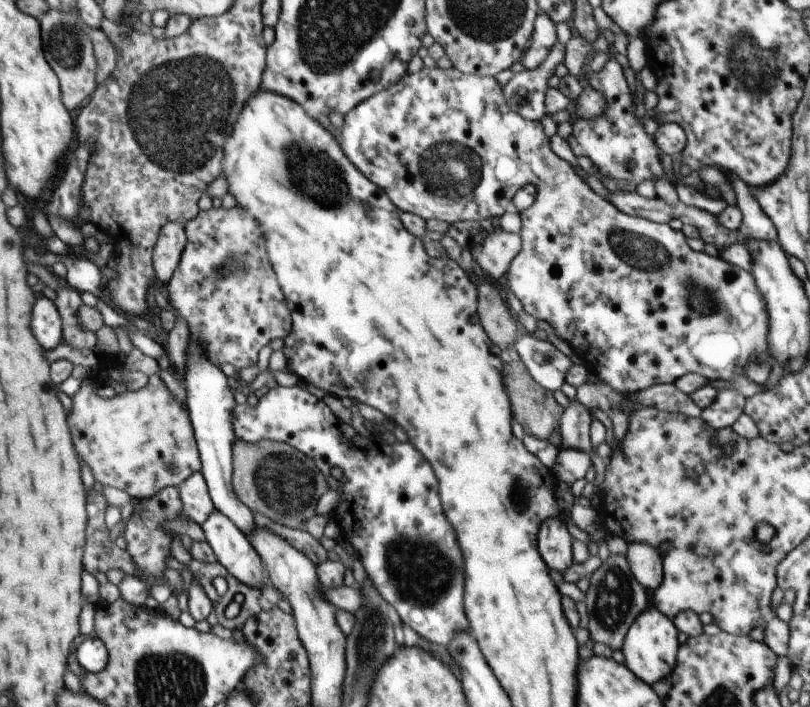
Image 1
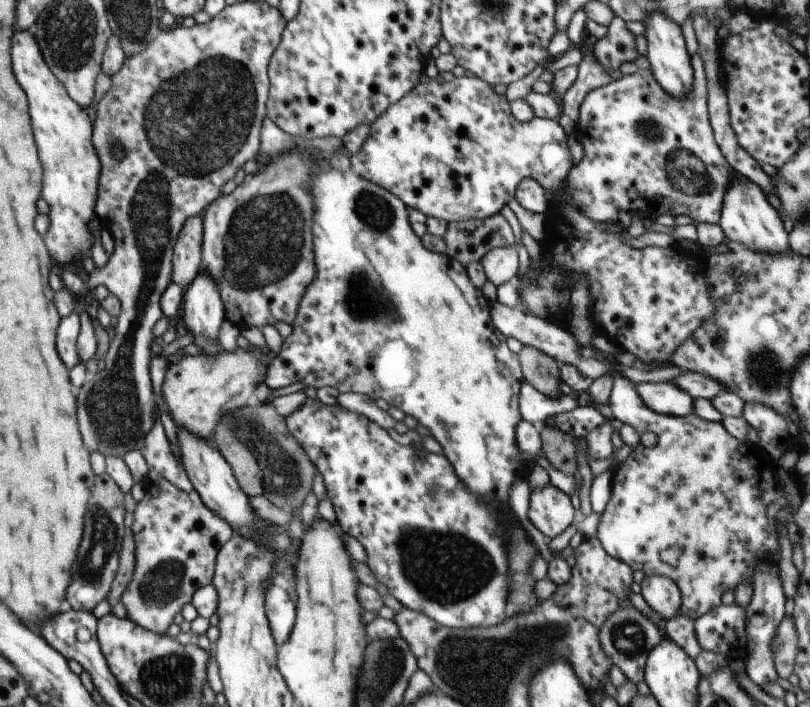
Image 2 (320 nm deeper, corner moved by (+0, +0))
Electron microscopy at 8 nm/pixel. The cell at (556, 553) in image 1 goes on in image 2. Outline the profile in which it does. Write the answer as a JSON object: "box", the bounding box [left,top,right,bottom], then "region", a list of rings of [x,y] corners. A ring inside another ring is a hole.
{"box":[528,483,573,544],"region":[[[551,483],[544,488],[531,490],[528,517],[547,541],[558,544],[558,535],[573,524],[571,498]]]}

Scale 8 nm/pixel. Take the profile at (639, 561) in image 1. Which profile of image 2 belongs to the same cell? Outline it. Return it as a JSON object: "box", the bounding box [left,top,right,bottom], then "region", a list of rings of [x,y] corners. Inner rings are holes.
{"box":[640,574,682,622],"region":[[[660,574],[645,575],[640,587],[642,597],[663,622],[678,615],[682,605],[681,593],[670,578]]]}

